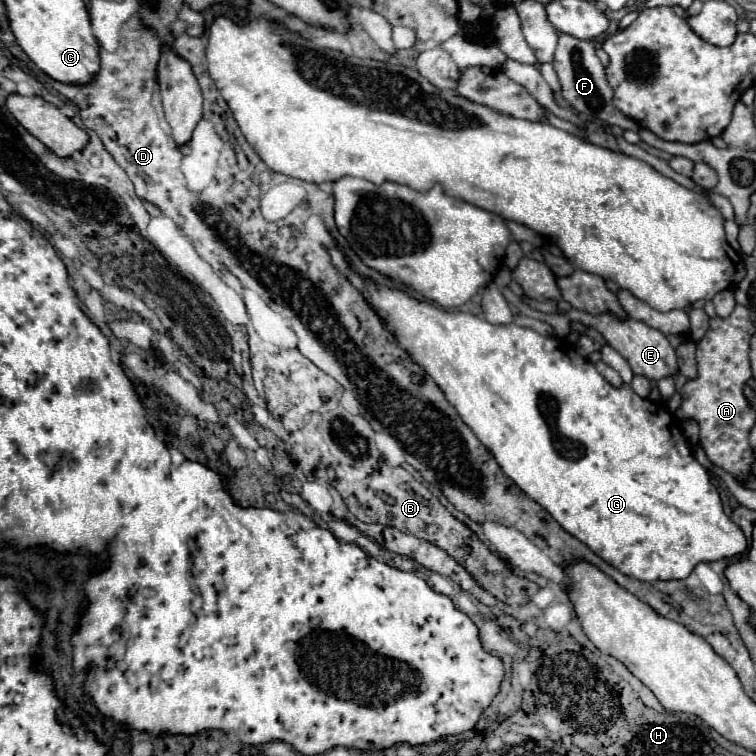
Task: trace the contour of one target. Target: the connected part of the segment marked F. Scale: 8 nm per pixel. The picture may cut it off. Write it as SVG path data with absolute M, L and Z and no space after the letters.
M559 34L559 44L557 44L557 50L555 50L555 58L553 58L553 68L559 76L559 82L561 82L561 94L563 98L581 114L587 114L587 116L593 116L593 118L599 118L607 124L617 124L621 126L623 130L633 130L633 132L639 132L639 124L627 116L623 116L611 102L613 98L613 92L611 92L611 86L607 84L605 80L605 68L603 64L599 62L597 54L595 54L595 46L589 42L589 40L577 40L573 36L567 36L567 34Z

